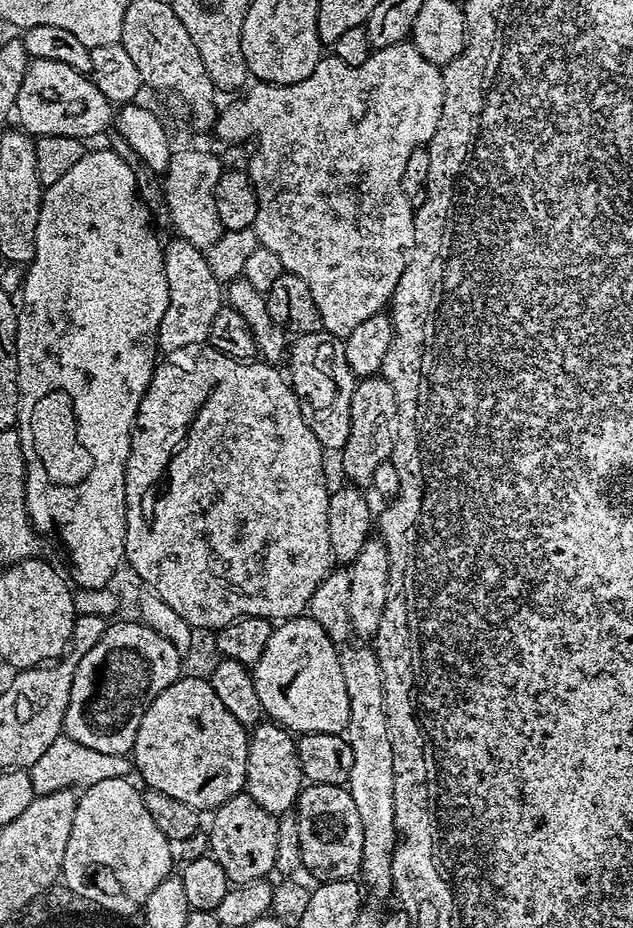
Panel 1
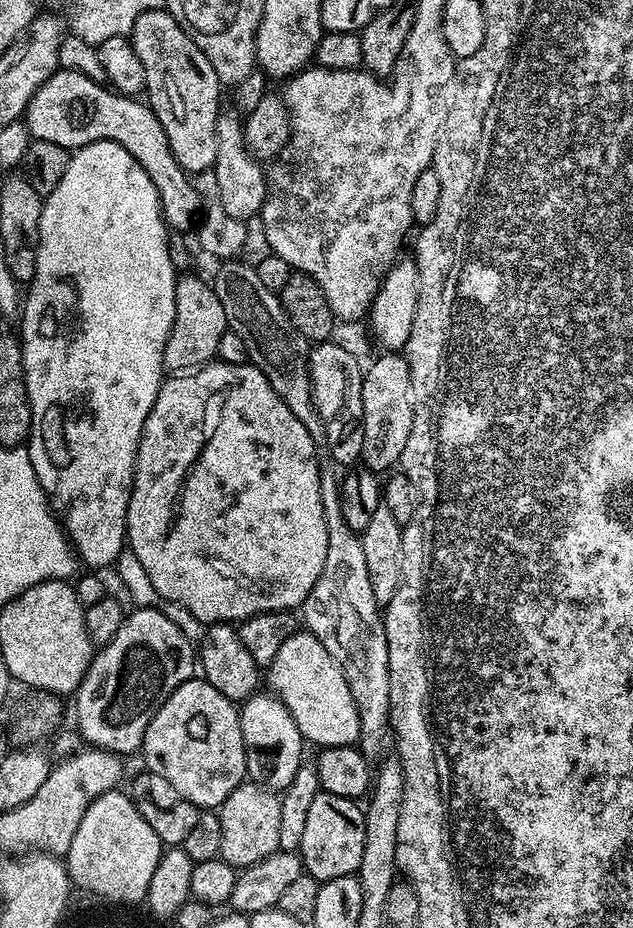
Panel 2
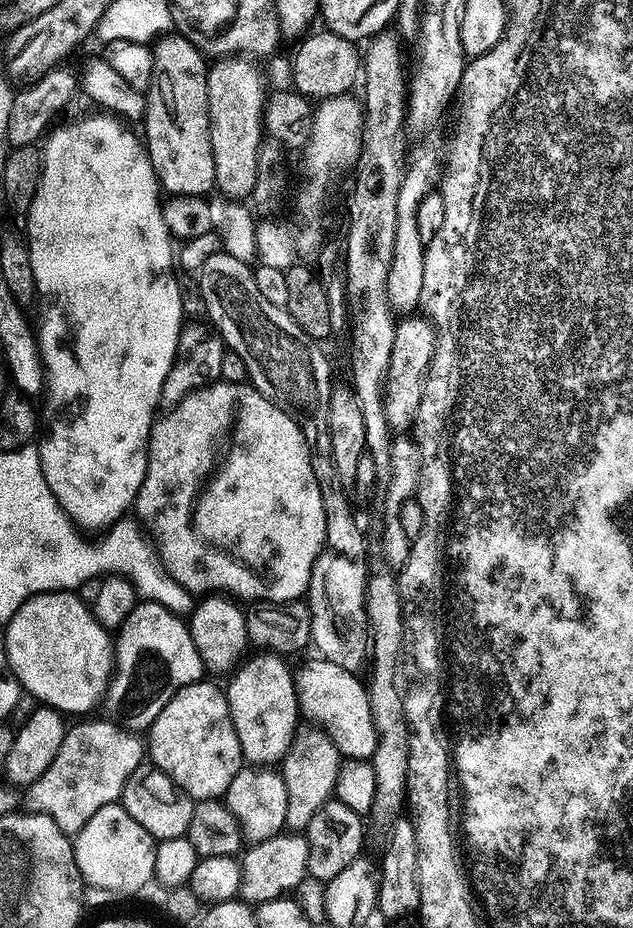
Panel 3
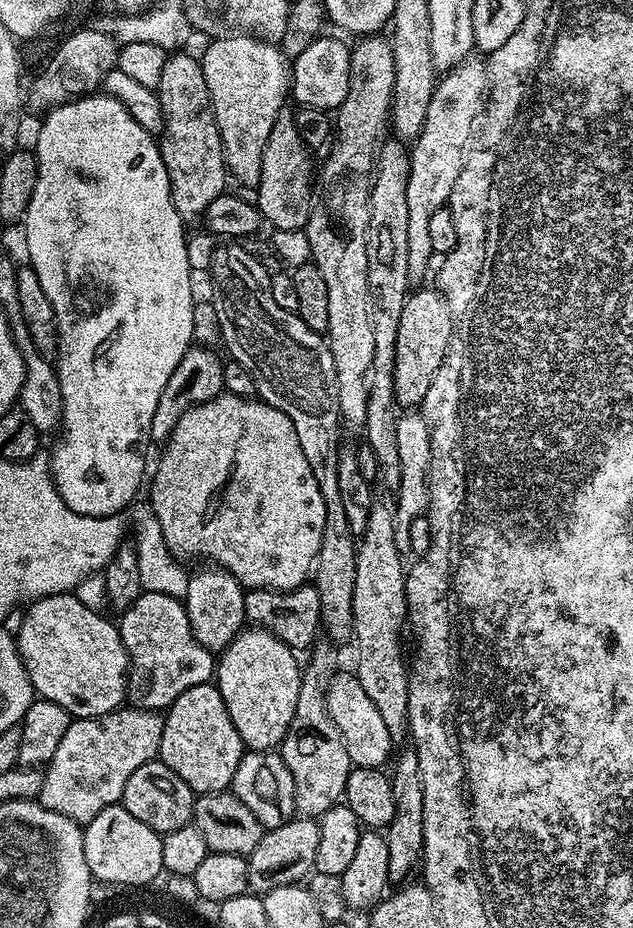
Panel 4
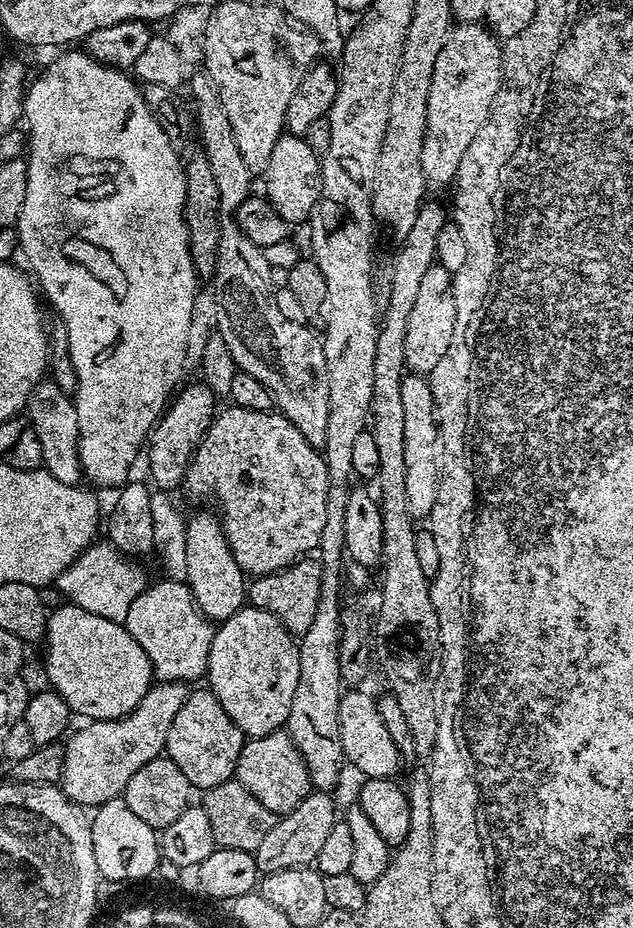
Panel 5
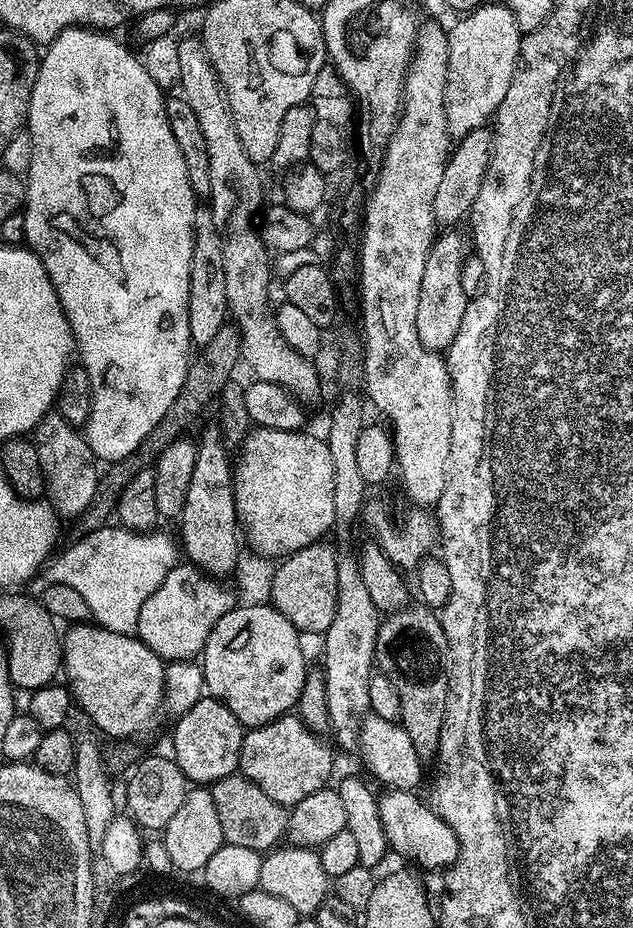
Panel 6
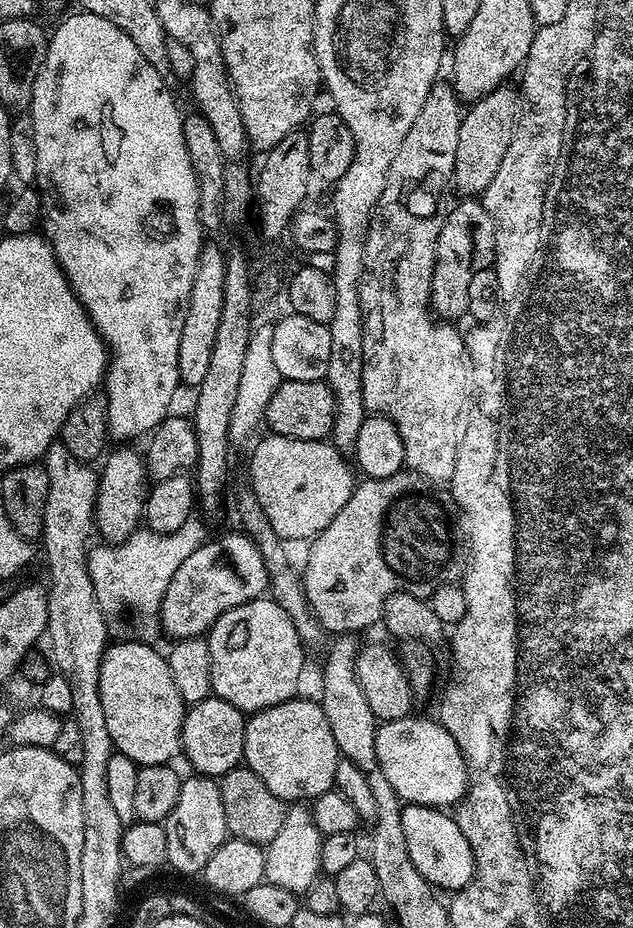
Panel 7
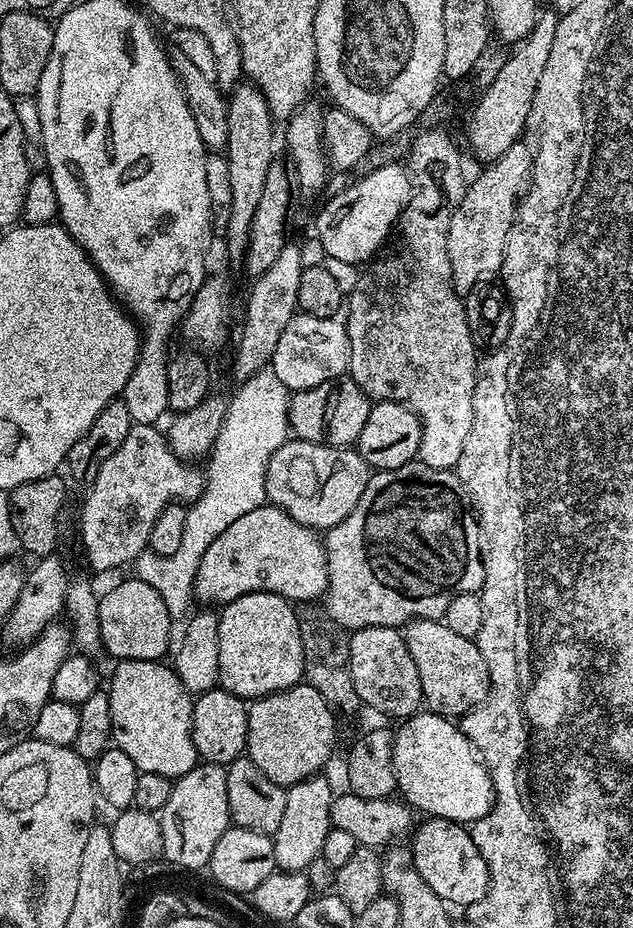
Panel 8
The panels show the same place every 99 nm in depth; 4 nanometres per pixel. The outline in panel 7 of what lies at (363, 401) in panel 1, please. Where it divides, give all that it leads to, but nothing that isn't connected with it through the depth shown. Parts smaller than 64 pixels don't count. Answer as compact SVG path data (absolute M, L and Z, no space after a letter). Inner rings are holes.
M464 198L459 202L457 208L455 205L449 211L442 234L438 234L432 279L432 311L448 322L455 321L455 316L463 317L468 311L470 278L474 268L486 270L493 267L496 259L496 221L488 213L487 206L476 198Z

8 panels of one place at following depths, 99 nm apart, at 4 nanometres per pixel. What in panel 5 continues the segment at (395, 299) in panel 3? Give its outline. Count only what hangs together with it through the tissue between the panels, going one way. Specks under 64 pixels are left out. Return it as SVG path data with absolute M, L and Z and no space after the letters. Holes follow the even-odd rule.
M483 23L460 24L448 33L446 46L434 64L431 78L430 96L427 98L427 130L422 146L422 170L429 185L451 185L455 181L462 158L482 130L482 126L493 115L500 95L500 85L504 83L504 50L501 41Z

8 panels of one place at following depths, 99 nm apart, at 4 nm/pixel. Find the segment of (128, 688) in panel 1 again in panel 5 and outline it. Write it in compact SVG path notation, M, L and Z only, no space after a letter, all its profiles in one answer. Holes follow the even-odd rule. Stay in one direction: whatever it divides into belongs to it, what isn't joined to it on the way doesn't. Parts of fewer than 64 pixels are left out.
M163 579L157 584L149 583L134 598L122 623L134 642L146 650L152 663L153 677L157 681L193 682L208 671L214 624L200 613L200 607L185 581Z

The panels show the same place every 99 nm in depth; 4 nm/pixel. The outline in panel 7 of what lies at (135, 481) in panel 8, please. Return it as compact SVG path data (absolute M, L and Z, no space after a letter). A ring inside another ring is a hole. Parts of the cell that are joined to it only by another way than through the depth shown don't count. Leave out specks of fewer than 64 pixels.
M120 446L117 452L109 451L107 453L108 461L104 464L104 469L99 469L100 485L96 495L96 518L94 528L97 533L105 536L103 538L109 545L120 544L122 541L130 538L133 532L141 527L144 514L144 501L148 499L148 490L150 477L148 475L148 466L143 455L140 456L132 449L132 446Z

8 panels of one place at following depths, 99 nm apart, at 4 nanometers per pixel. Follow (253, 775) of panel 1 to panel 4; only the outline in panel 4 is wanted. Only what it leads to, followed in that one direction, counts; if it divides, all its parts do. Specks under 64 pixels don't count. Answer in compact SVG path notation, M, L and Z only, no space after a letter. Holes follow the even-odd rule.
M245 627L233 640L230 646L219 653L214 664L214 683L226 704L230 714L230 722L234 722L234 730L238 730L238 738L242 738L245 749L254 752L266 752L279 749L284 741L286 730L290 730L290 718L294 718L294 706L298 706L298 690L300 689L301 661L296 661L297 653L288 648L274 634L265 628Z

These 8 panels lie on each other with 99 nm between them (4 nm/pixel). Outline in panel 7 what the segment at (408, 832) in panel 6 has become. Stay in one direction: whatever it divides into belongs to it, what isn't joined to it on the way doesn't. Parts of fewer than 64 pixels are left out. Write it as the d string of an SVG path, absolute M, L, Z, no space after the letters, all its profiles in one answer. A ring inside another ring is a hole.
M404 804L400 813L406 850L410 850L410 862L414 862L414 870L418 870L418 874L422 874L422 878L426 878L426 882L433 888L445 888L448 894L455 894L466 887L476 873L474 854L455 818L447 811L427 808L421 804Z

